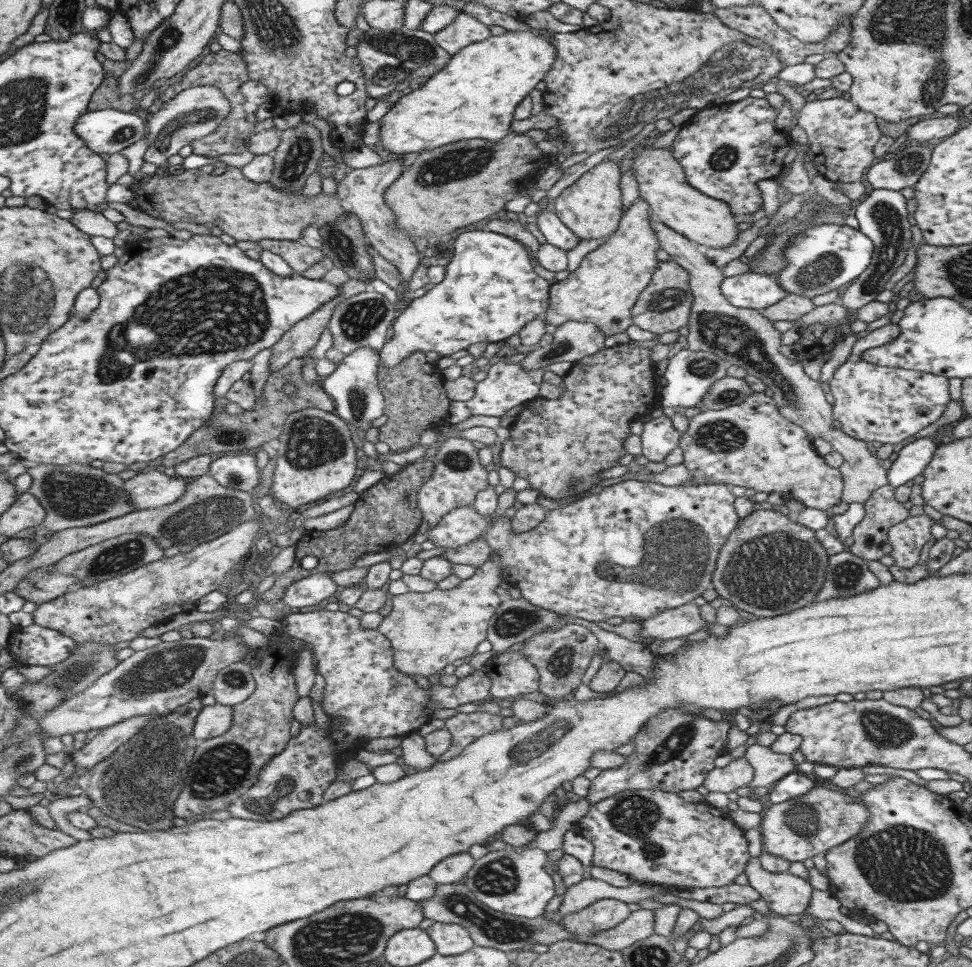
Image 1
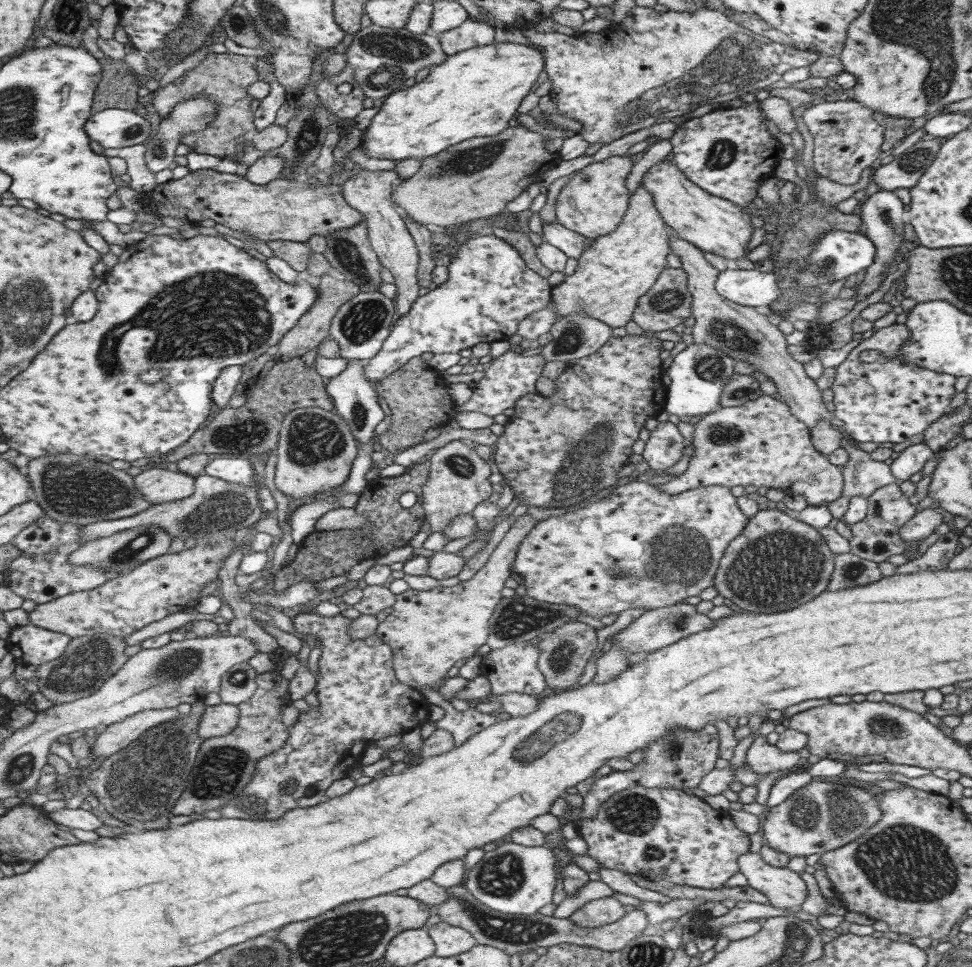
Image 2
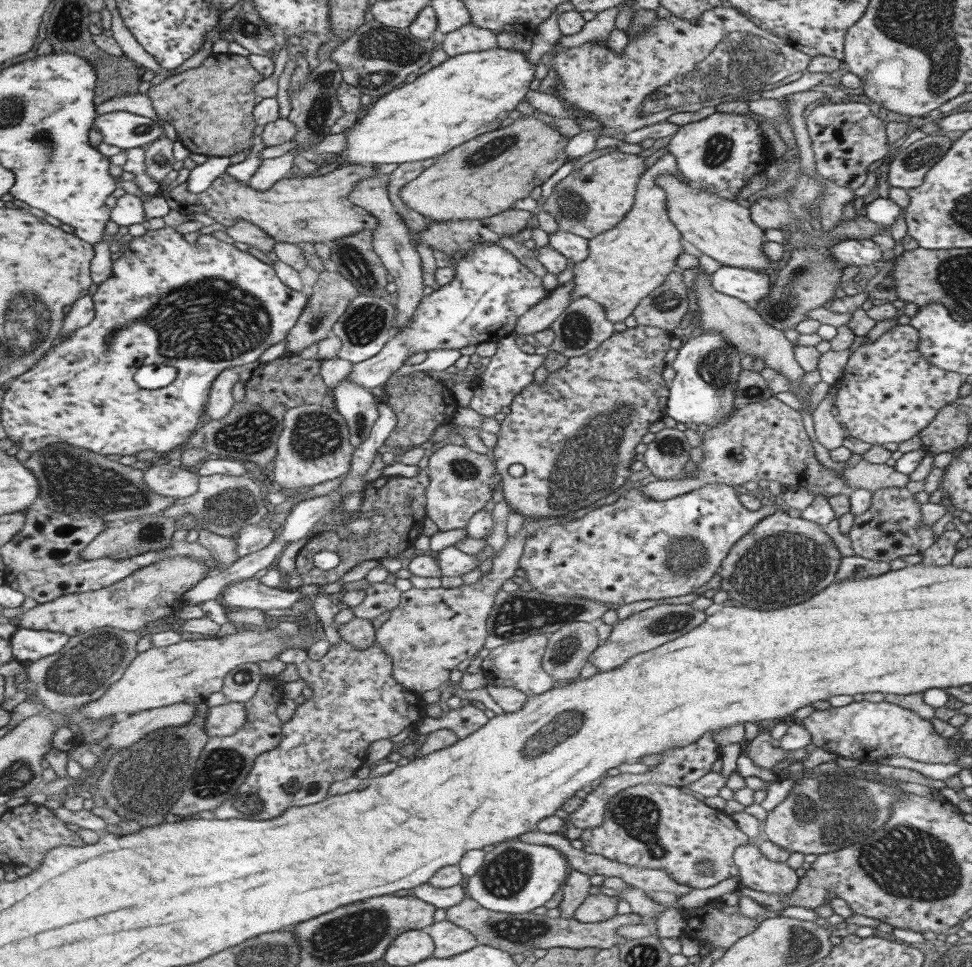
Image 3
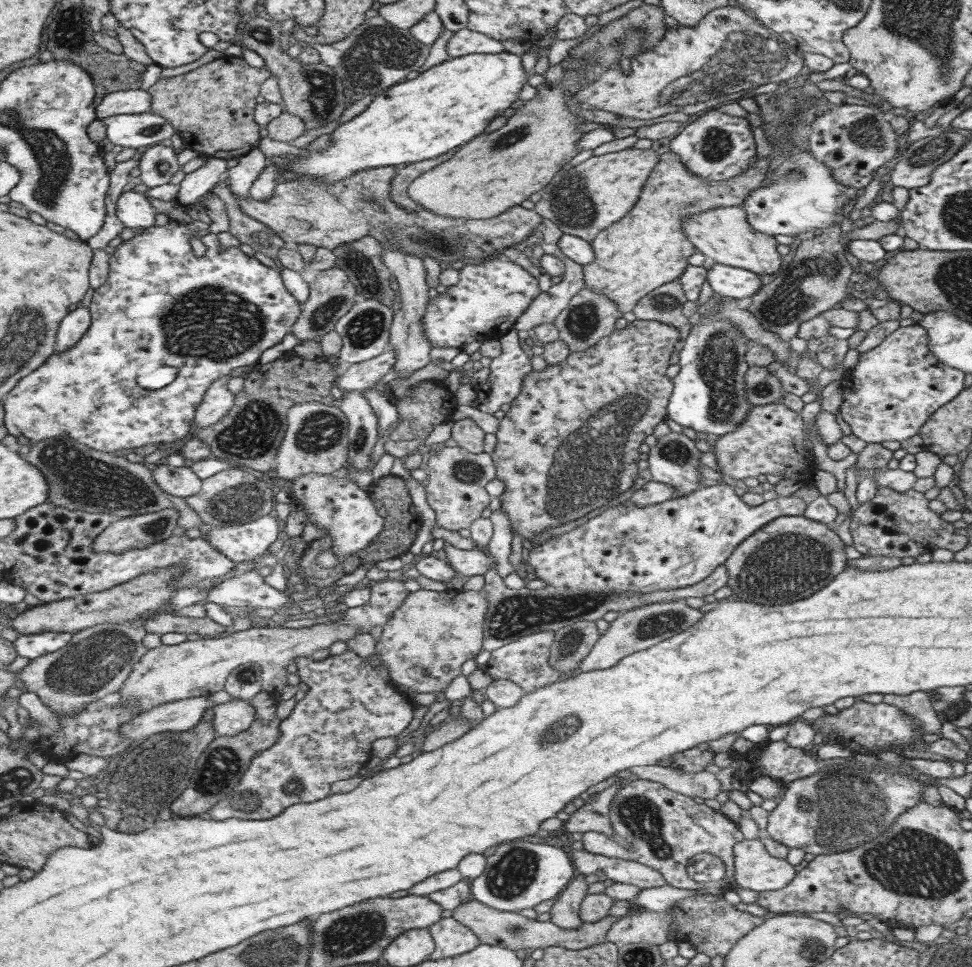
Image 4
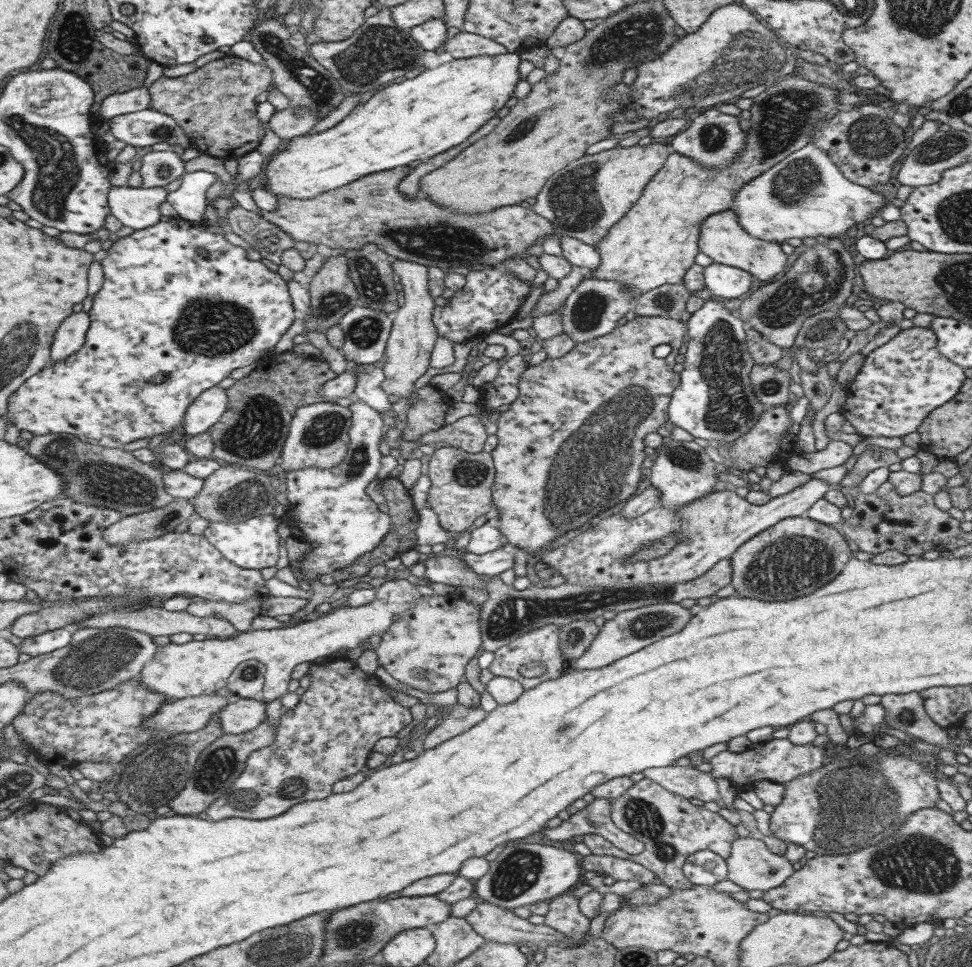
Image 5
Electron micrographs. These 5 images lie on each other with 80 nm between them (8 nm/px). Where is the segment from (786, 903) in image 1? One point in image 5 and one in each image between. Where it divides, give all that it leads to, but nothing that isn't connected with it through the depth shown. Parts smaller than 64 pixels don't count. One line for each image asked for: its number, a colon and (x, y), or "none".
2: (784, 889)
3: (755, 872)
4: (754, 869)
5: (750, 865)

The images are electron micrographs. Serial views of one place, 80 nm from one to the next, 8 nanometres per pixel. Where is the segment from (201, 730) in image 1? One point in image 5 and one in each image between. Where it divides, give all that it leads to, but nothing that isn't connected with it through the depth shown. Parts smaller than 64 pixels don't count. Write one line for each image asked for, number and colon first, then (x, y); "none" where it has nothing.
2: (218, 720)
3: (223, 720)
4: (233, 717)
5: (242, 715)

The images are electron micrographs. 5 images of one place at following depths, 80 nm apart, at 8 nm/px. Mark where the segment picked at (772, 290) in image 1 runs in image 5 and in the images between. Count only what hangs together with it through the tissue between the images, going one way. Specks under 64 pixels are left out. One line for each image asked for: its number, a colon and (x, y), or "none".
2: (751, 288)
3: (750, 286)
4: (726, 281)
5: (722, 281)

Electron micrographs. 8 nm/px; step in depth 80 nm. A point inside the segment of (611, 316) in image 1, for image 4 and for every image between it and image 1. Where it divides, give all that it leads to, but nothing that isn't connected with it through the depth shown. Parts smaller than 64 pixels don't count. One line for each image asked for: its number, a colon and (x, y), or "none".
2: (617, 268)
3: (623, 264)
4: (647, 247)

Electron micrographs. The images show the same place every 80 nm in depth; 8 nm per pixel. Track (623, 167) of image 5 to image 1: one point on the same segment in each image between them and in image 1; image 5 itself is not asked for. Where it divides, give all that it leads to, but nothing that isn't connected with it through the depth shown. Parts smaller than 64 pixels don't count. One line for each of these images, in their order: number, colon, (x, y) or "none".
1: (590, 207)
2: (592, 203)
3: (593, 198)
4: (592, 195)

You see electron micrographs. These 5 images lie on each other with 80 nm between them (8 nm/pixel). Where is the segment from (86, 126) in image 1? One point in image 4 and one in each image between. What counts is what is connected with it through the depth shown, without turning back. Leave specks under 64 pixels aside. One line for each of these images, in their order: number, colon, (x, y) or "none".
2: (113, 128)
3: (125, 129)
4: (141, 131)

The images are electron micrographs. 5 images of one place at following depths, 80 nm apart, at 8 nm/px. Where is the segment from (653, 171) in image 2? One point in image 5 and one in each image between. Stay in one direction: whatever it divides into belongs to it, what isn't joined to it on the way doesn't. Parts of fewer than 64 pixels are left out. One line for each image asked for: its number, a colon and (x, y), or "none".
3: (721, 228)
4: (722, 234)
5: (720, 237)

